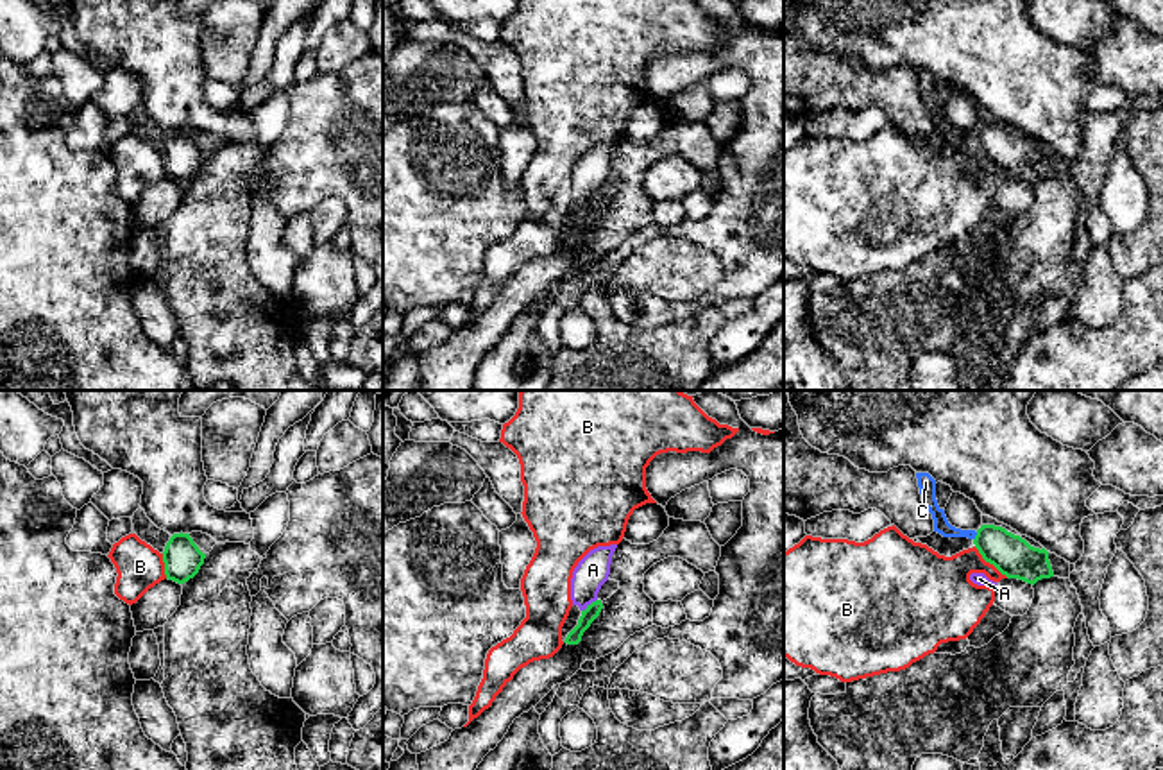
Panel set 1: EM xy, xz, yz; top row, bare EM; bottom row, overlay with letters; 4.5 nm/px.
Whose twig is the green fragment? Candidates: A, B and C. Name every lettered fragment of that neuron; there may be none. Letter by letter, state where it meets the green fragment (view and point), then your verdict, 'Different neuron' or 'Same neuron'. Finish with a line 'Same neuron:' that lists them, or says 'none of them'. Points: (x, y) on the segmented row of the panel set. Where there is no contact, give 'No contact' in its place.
A: Touches green at xz (591, 604). Different neuron
B: Touches green at yz (990, 563). Different neuron
C: Touches green at yz (976, 536). Same neuron
Same neuron: C

